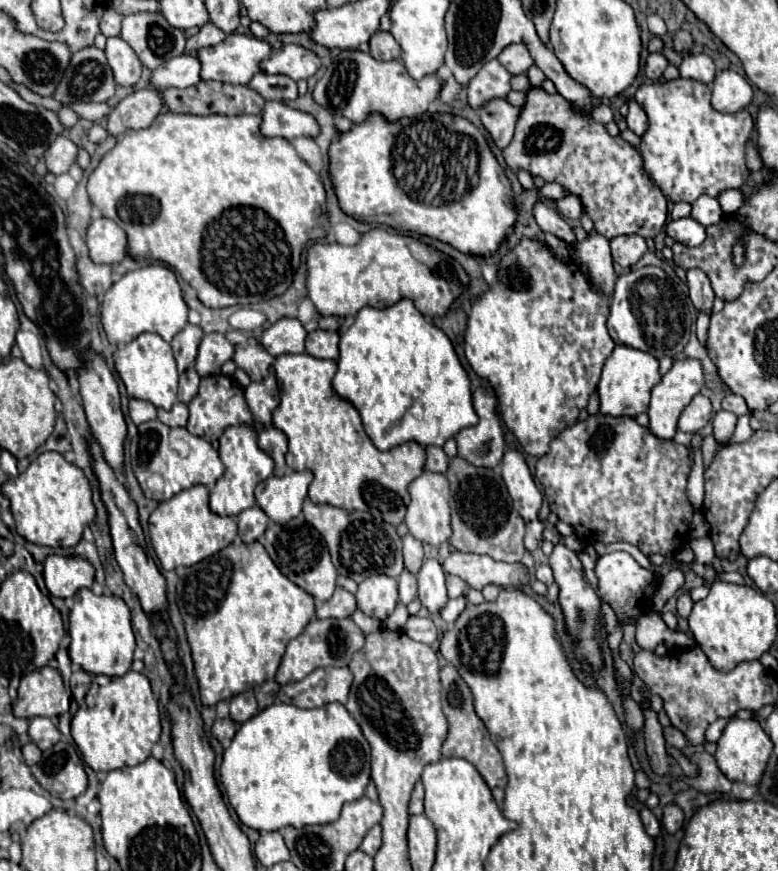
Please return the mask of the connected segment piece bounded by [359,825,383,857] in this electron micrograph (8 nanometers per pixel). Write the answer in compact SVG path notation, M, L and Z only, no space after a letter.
M375 825L375 827L371 827L369 831L367 831L367 835L365 835L365 839L363 839L363 843L361 843L361 851L363 853L367 853L367 855L375 855L377 851L379 851L379 847L381 847L381 843L383 843L383 839L381 839L381 825Z

